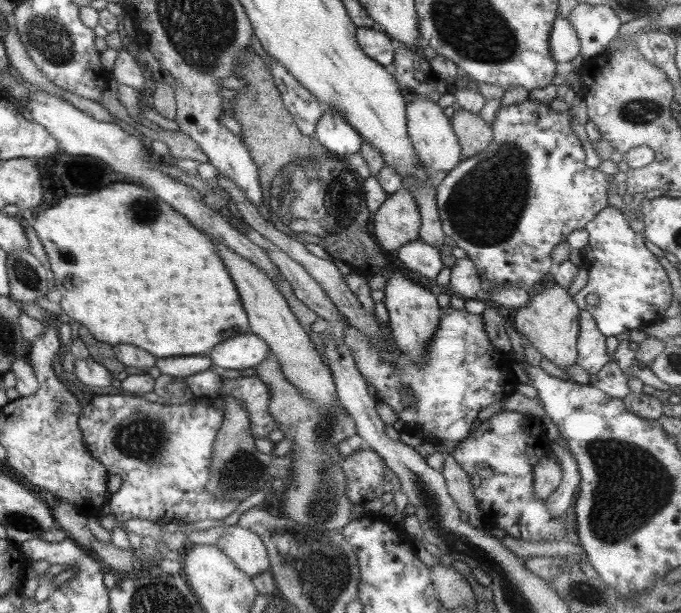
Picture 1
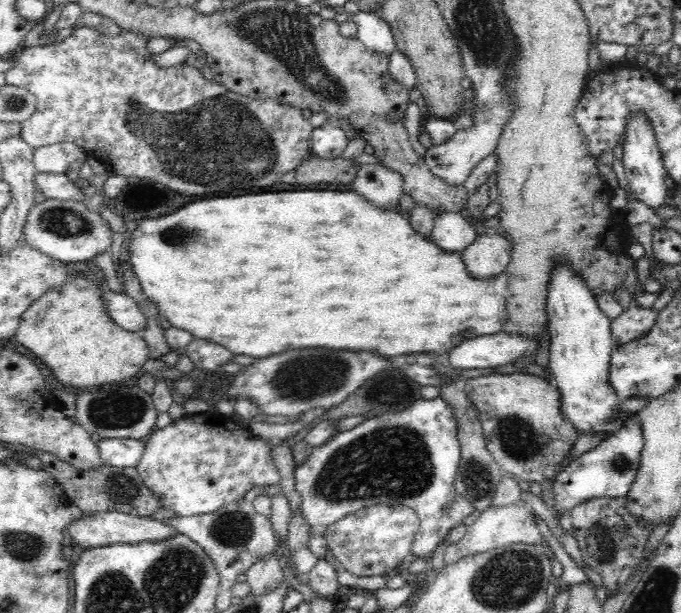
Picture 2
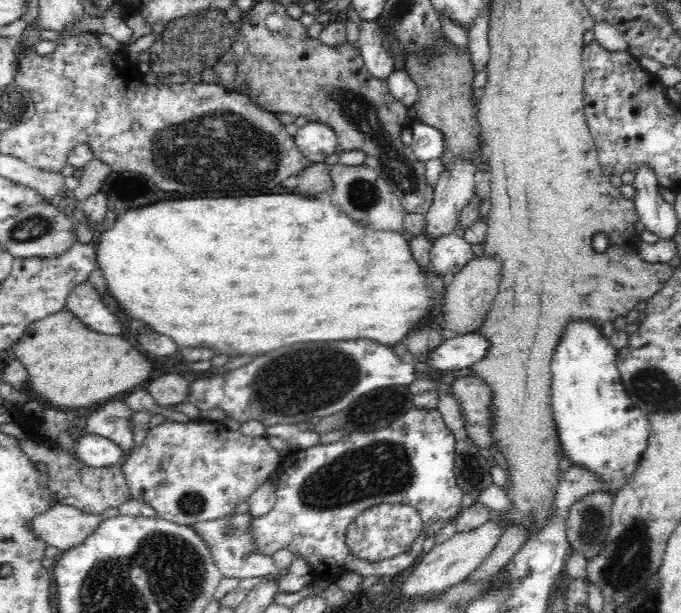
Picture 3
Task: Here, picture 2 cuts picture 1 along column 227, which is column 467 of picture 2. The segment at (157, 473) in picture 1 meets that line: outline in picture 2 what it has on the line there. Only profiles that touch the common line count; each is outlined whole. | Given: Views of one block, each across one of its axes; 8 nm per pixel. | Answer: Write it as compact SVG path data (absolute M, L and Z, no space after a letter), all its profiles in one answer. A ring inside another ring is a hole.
M420 399L399 413L387 413L365 420L329 438L324 444L315 446L306 460L294 468L294 490L300 498L298 512L308 525L309 539L315 536L325 538L330 524L361 508L373 504L404 505L414 509L420 517L421 530L416 534L409 552L416 559L428 559L438 541L445 541L451 528L461 524L474 510L472 503L458 496L454 490L459 465L456 425L453 410L442 399ZM448 502L453 502L449 511L443 511L442 506Z

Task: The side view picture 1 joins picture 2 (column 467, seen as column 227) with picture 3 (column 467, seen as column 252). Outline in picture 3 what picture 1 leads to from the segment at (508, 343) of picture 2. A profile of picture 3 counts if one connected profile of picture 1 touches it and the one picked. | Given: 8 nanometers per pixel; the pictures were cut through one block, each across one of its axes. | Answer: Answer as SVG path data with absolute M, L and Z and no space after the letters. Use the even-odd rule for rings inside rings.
M480 334L449 336L428 352L426 365L438 370L460 370L482 360L488 350L486 337Z

